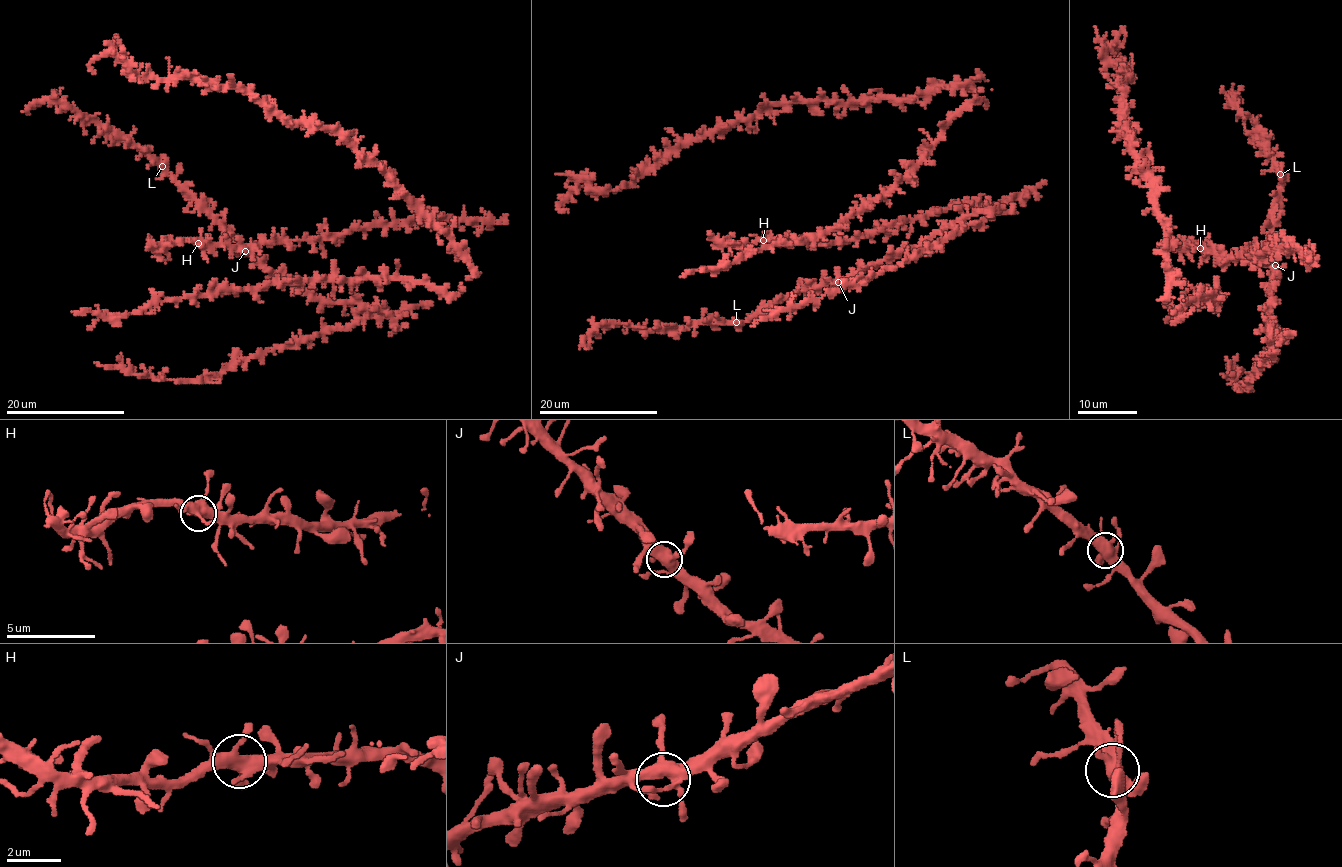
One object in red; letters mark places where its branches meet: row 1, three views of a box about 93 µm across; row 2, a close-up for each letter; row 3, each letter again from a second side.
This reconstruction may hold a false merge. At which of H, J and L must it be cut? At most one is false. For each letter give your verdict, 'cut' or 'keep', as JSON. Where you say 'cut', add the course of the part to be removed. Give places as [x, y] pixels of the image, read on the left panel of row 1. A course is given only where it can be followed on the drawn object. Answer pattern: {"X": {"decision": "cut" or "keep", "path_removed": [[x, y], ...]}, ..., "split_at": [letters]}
{"H": {"decision": "keep"}, "J": {"decision": "keep"}, "L": {"decision": "keep"}, "split_at": []}

